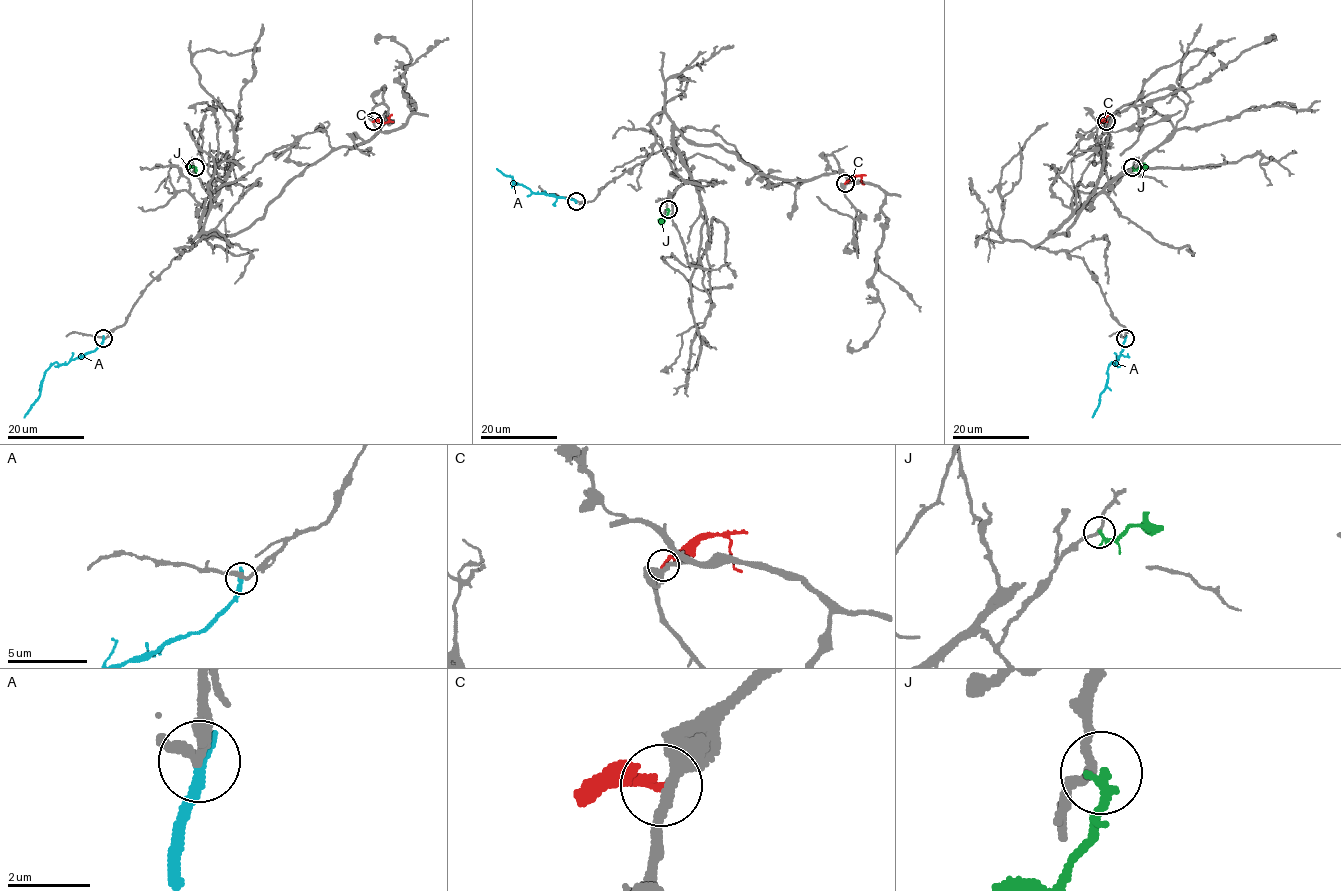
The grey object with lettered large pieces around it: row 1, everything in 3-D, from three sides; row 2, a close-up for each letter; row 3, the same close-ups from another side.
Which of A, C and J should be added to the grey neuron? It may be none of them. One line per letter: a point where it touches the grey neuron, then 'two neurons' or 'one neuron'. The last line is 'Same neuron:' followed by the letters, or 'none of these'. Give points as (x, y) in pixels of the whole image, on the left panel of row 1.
A: contact (103, 338); two neurons
C: contact (373, 121); two neurons
J: contact (195, 167); two neurons
Same neuron: none of these

